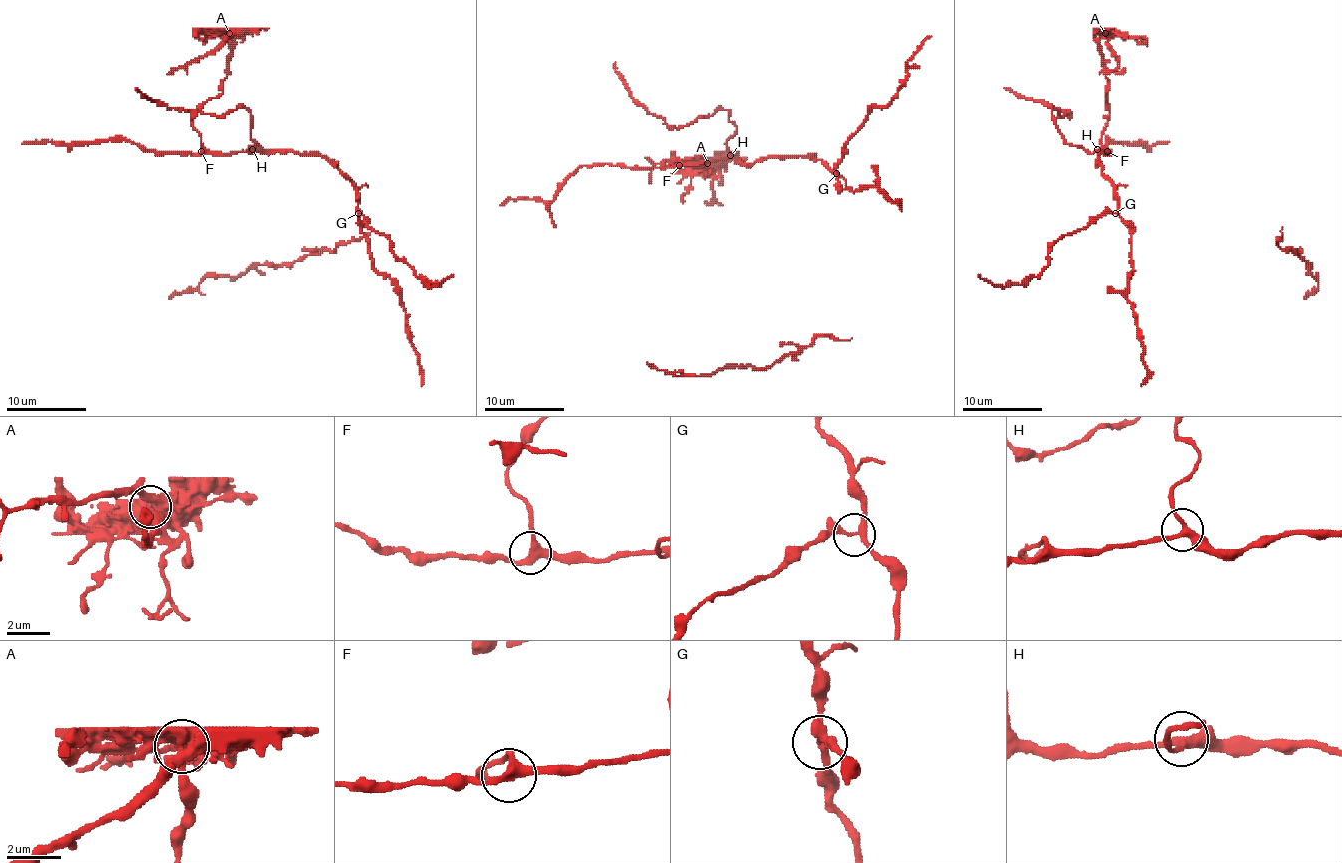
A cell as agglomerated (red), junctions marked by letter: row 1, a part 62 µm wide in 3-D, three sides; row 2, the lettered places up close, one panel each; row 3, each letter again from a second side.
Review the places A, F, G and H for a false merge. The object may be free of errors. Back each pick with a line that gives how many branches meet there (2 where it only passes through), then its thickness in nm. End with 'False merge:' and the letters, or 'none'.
A: 6 | 600 nm
False merge: A

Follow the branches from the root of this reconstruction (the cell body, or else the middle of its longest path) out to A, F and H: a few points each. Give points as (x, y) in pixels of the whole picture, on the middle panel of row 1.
A: (832, 171), (802, 155), (752, 163), (677, 159), (671, 165), (705, 163), (707, 175), (707, 163)
F: (832, 171), (820, 159), (802, 155), (772, 155), (752, 163), (720, 157), (679, 165)
H: (832, 171), (820, 159), (802, 155), (772, 155), (760, 157), (752, 163), (738, 163), (730, 155)

